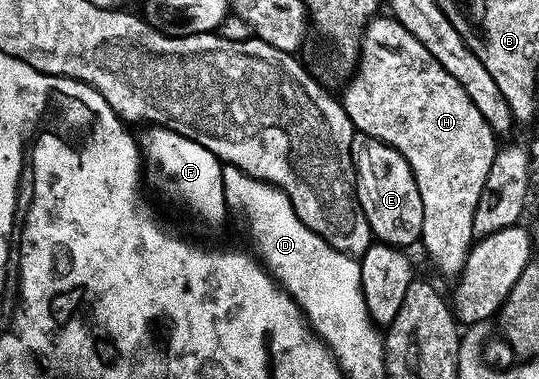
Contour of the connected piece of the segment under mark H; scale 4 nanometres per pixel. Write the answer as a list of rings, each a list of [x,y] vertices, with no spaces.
[[[374,17],[365,27],[361,40],[361,57],[357,70],[344,84],[343,106],[353,122],[354,132],[370,135],[394,147],[413,170],[415,185],[419,185],[419,197],[423,197],[423,229],[420,242],[425,243],[433,257],[433,263],[445,275],[460,276],[469,248],[475,242],[473,222],[487,173],[499,150],[498,136],[487,125],[483,113],[475,107],[475,101],[467,95],[459,83],[411,35],[392,17]]]

